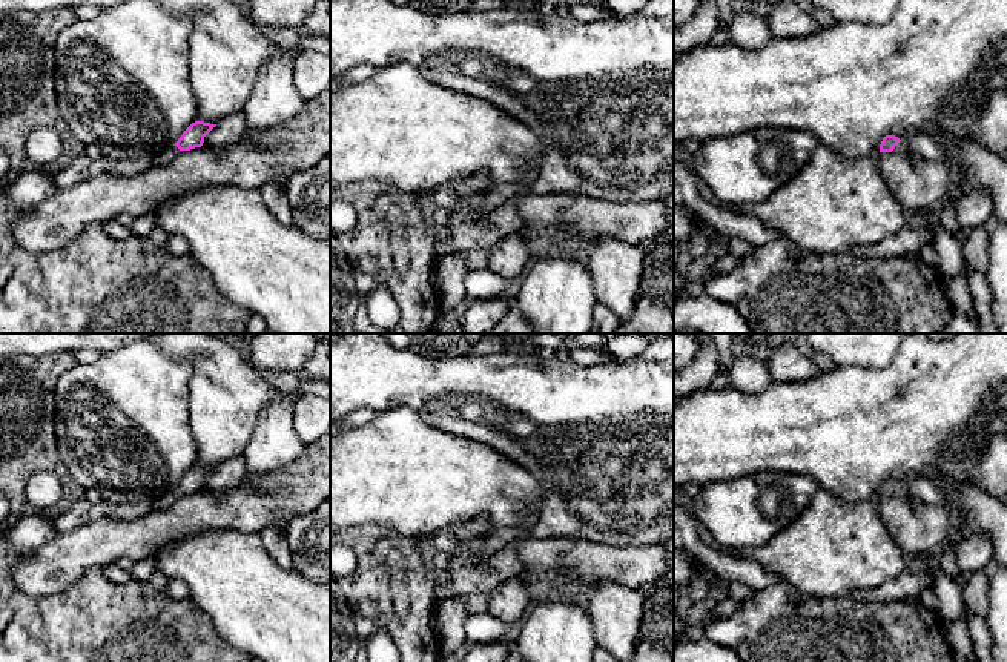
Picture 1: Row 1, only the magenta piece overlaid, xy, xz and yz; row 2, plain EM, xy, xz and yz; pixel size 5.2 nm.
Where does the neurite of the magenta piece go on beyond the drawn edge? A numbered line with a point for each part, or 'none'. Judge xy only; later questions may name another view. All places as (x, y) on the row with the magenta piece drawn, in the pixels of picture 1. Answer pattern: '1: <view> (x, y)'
1: xy (169, 154)

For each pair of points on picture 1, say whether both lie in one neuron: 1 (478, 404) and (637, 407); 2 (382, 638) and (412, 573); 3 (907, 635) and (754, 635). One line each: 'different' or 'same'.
1: same
2: different
3: same

